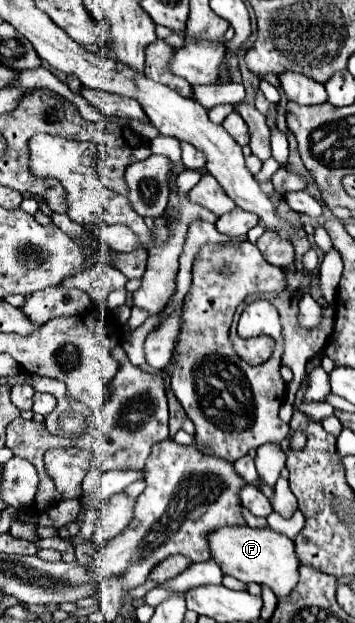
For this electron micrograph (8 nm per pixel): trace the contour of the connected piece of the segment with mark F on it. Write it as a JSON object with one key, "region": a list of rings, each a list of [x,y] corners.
{"region":[[[236,526],[236,528],[220,528],[210,534],[210,548],[212,558],[222,564],[224,572],[250,584],[256,582],[260,586],[268,586],[278,598],[288,596],[294,592],[298,584],[298,568],[300,560],[294,548],[294,542],[274,532],[272,528],[250,528],[250,526]]]}

